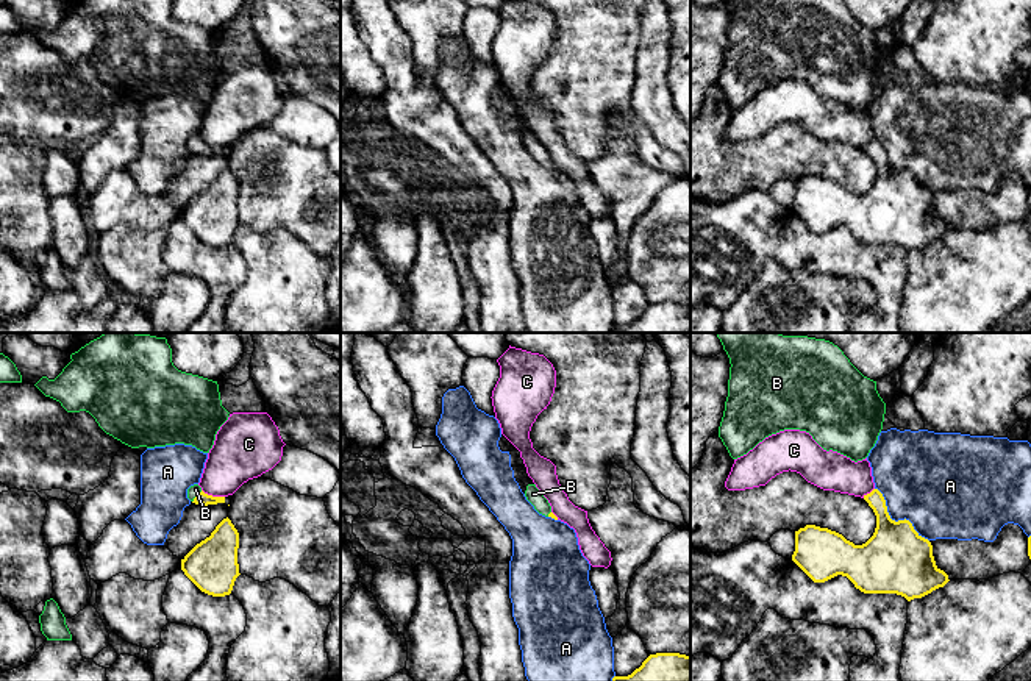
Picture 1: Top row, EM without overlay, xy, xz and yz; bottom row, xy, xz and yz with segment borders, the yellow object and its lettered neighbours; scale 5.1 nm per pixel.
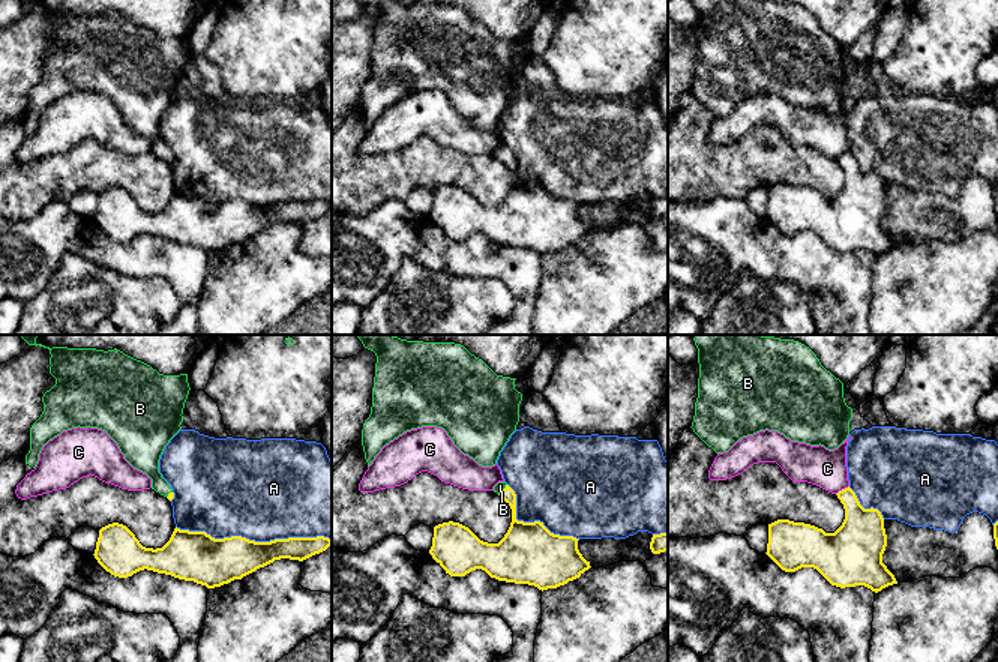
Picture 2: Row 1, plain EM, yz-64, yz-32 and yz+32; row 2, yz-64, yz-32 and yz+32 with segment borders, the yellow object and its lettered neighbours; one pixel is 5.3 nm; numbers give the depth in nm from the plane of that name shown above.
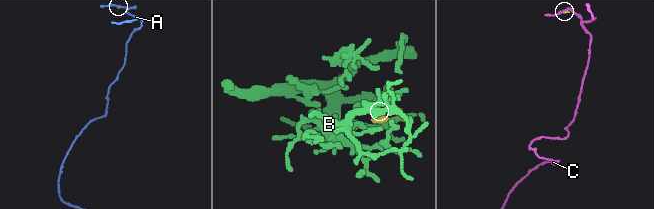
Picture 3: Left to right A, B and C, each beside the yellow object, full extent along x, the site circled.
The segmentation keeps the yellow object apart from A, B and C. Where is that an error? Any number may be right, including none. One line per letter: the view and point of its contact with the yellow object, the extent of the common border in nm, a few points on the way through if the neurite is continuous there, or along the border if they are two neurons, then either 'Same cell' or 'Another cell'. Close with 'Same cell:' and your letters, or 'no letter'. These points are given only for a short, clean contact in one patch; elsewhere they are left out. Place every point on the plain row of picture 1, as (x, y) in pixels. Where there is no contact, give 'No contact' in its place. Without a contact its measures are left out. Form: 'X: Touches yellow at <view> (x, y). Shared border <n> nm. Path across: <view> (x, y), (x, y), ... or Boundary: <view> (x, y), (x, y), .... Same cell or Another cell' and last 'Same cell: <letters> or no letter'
A: Touches yellow at yz (894, 171). Shared border 400 nm. Another cell
B: Touches yellow at xy (196, 147). Shared border 80 nm. Path across: xy (203, 149), (196, 147), (196, 139). Same cell
C: Touches yellow at xy (211, 146). Shared border 130 nm. Boundary: xy (202, 139), (211, 146), (224, 147). Another cell
Same cell: B

